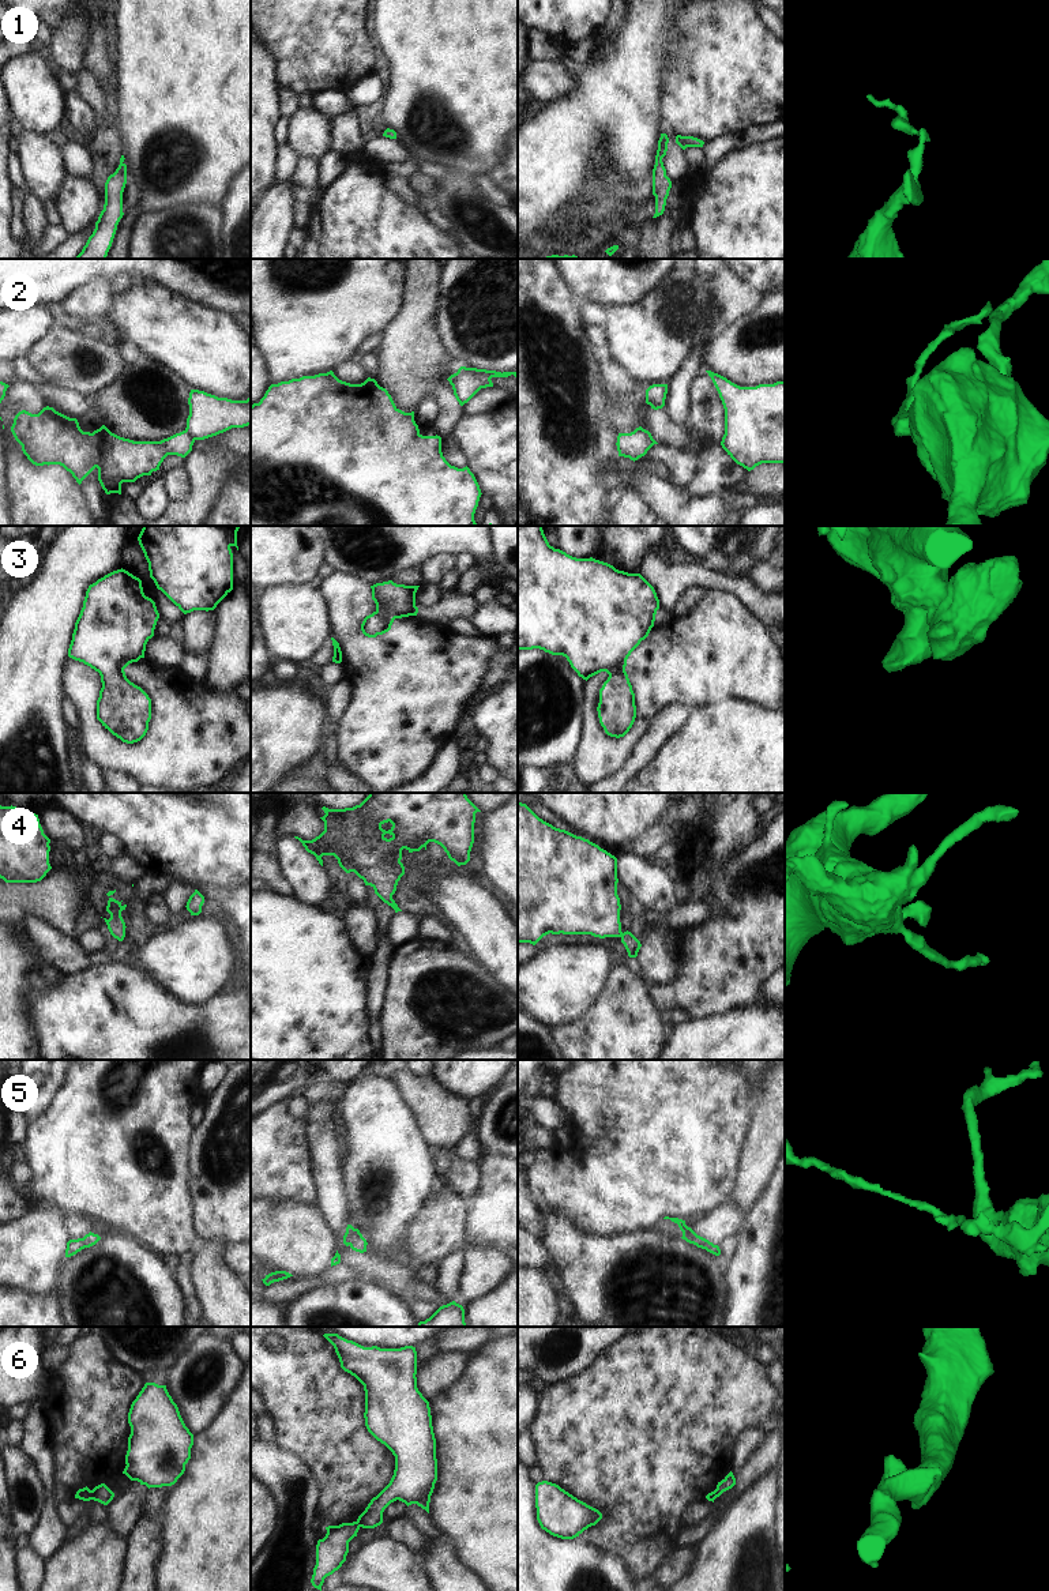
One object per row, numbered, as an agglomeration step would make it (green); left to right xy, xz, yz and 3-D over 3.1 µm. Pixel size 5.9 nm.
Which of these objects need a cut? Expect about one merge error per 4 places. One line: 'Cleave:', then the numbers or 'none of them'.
Cleave: 2, 6

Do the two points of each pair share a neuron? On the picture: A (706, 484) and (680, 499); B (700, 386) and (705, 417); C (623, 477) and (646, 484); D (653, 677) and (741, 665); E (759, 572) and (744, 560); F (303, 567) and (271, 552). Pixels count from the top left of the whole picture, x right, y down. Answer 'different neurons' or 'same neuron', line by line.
A: different neurons
B: same neuron
C: different neurons
D: same neuron
E: different neurons
F: same neuron

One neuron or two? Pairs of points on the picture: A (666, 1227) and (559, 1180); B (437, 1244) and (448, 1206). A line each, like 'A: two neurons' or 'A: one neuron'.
A: two neurons
B: one neuron

